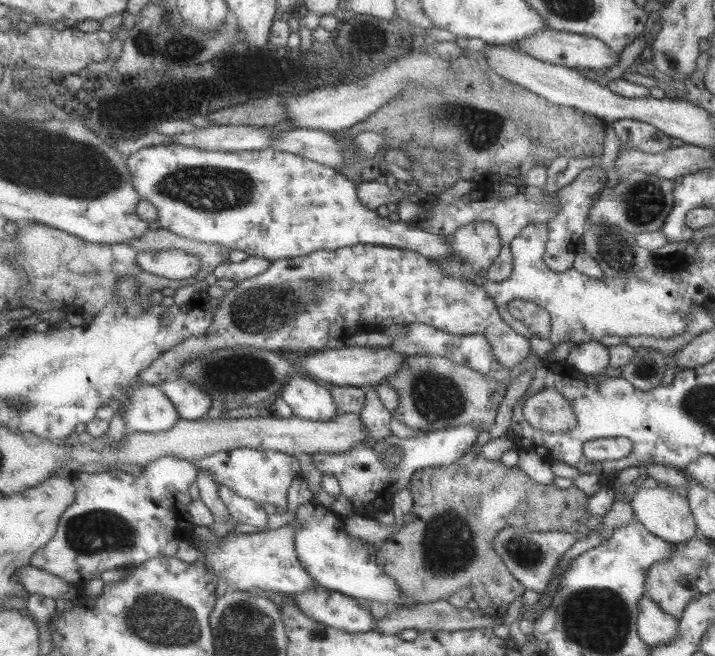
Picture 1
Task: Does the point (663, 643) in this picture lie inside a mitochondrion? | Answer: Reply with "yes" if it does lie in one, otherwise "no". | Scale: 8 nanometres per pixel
no

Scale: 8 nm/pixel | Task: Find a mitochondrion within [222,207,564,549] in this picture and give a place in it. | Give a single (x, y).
(264, 308)

